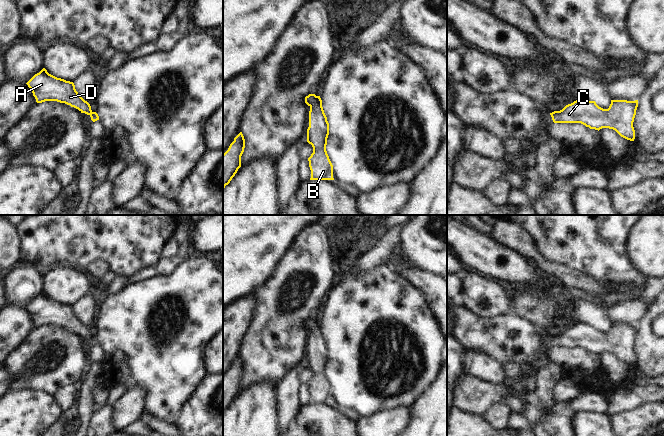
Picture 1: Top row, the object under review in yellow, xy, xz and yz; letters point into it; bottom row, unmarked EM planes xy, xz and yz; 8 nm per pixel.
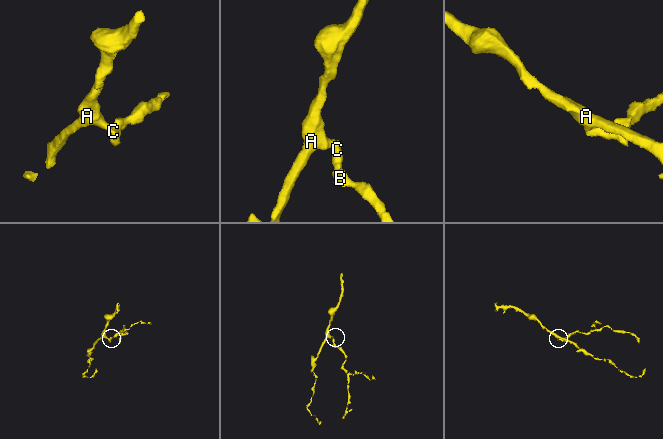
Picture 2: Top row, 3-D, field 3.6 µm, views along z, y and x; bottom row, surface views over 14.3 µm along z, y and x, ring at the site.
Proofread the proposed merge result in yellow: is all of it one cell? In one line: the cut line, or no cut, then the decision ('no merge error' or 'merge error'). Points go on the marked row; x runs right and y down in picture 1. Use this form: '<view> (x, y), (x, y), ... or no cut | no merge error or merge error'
no cut | no merge error

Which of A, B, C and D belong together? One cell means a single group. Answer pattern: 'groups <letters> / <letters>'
groups A B C D

